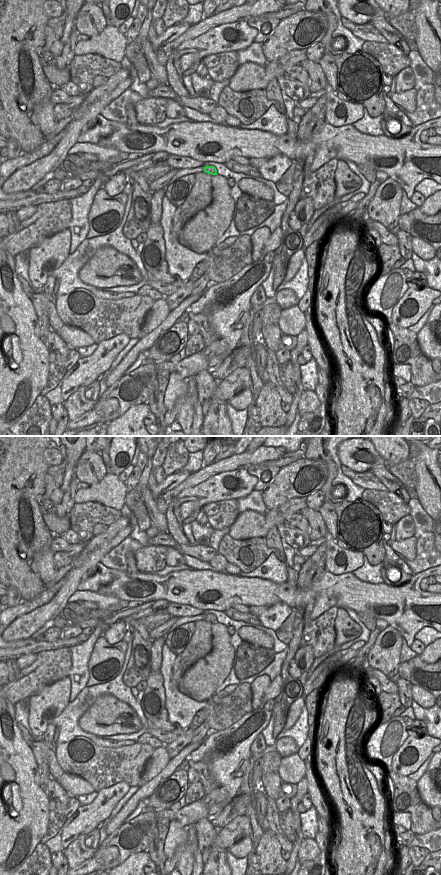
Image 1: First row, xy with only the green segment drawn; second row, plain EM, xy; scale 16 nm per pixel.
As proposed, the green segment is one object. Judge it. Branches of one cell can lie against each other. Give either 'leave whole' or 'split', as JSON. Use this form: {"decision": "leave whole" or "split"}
{"decision": "split"}

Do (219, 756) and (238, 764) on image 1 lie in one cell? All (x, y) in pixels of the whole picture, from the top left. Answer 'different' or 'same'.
same

